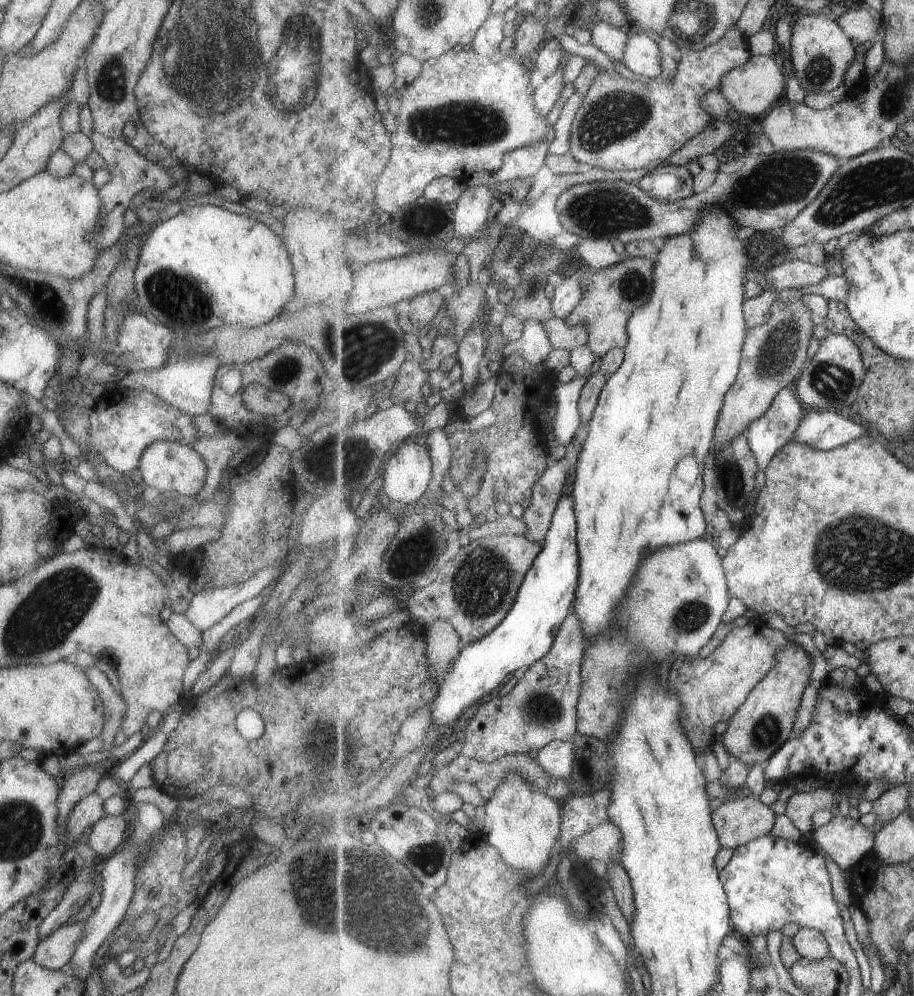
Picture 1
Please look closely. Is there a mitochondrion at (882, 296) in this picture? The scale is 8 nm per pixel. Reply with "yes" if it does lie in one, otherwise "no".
no

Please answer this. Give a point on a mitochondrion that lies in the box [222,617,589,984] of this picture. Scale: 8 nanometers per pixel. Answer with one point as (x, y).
(382, 937)

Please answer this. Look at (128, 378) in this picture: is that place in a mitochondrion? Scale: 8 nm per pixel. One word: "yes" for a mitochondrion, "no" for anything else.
no

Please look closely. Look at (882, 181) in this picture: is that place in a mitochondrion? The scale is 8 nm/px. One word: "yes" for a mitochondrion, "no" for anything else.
yes

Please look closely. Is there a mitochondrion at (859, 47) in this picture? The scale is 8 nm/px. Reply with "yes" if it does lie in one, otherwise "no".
no

